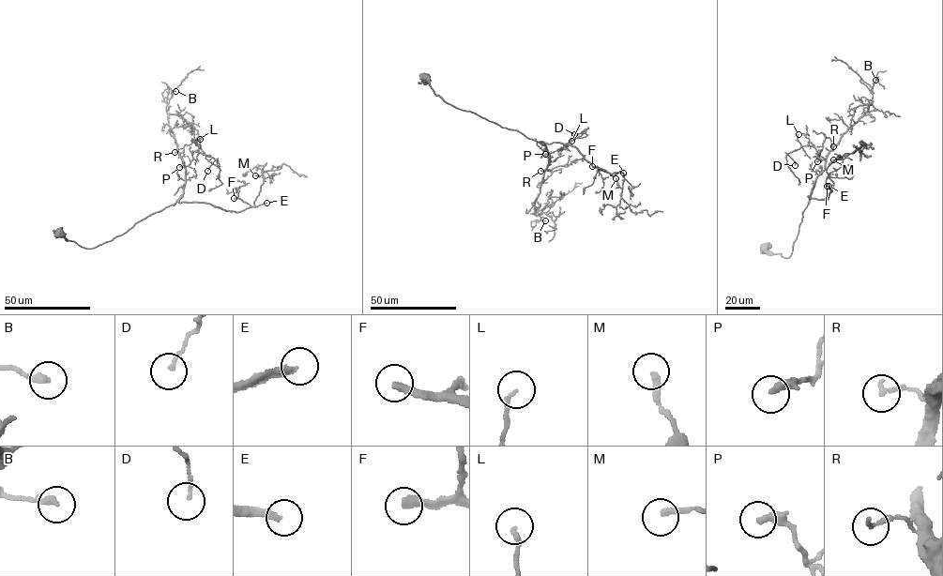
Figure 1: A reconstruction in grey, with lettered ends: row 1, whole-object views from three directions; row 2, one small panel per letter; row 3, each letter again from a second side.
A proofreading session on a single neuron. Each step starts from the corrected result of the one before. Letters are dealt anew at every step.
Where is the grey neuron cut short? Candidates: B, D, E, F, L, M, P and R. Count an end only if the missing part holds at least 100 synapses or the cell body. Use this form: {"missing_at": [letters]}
{"missing_at": ["E", "F"]}

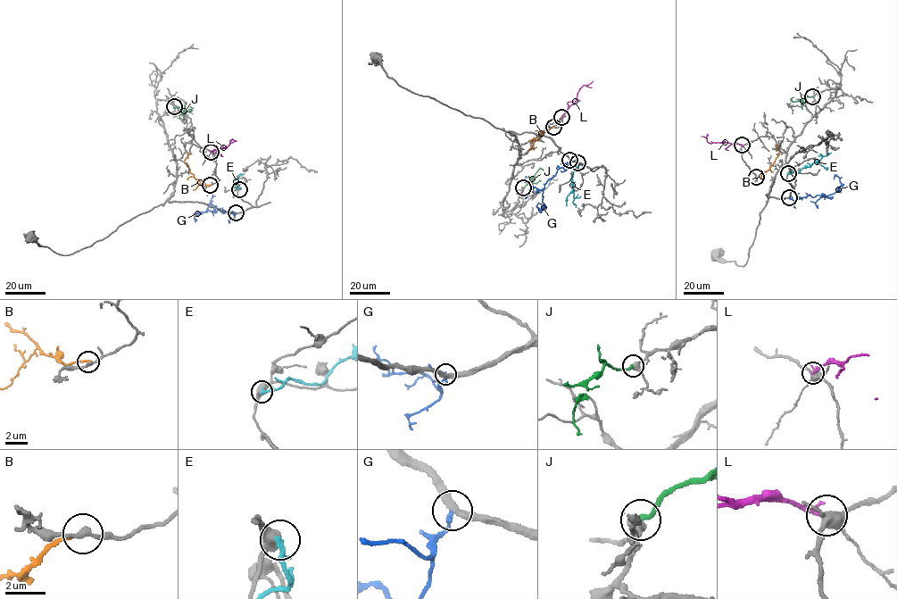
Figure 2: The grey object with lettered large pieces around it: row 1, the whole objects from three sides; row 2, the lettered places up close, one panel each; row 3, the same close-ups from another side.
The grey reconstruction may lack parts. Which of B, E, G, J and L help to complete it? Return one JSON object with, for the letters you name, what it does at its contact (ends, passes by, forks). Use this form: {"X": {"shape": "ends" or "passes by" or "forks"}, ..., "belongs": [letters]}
{"J": {"shape": "ends"}, "belongs": ["J"]}

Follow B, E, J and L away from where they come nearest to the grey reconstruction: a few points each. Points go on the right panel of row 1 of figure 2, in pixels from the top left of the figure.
B: (756, 177), (768, 169), (779, 153), (777, 145)
E: (788, 174), (798, 172), (831, 153)
J: (812, 96), (793, 102), (793, 97)
L: (742, 145), (709, 143), (708, 135)

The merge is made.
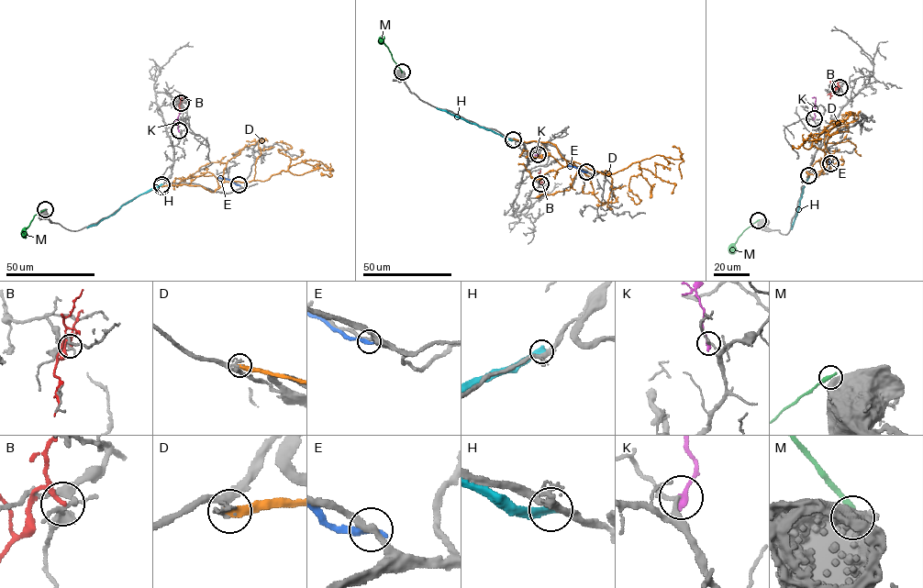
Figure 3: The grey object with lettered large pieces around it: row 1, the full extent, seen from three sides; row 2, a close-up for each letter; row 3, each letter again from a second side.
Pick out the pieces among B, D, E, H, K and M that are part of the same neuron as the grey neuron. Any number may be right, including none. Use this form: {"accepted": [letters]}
{"accepted": ["K"]}

